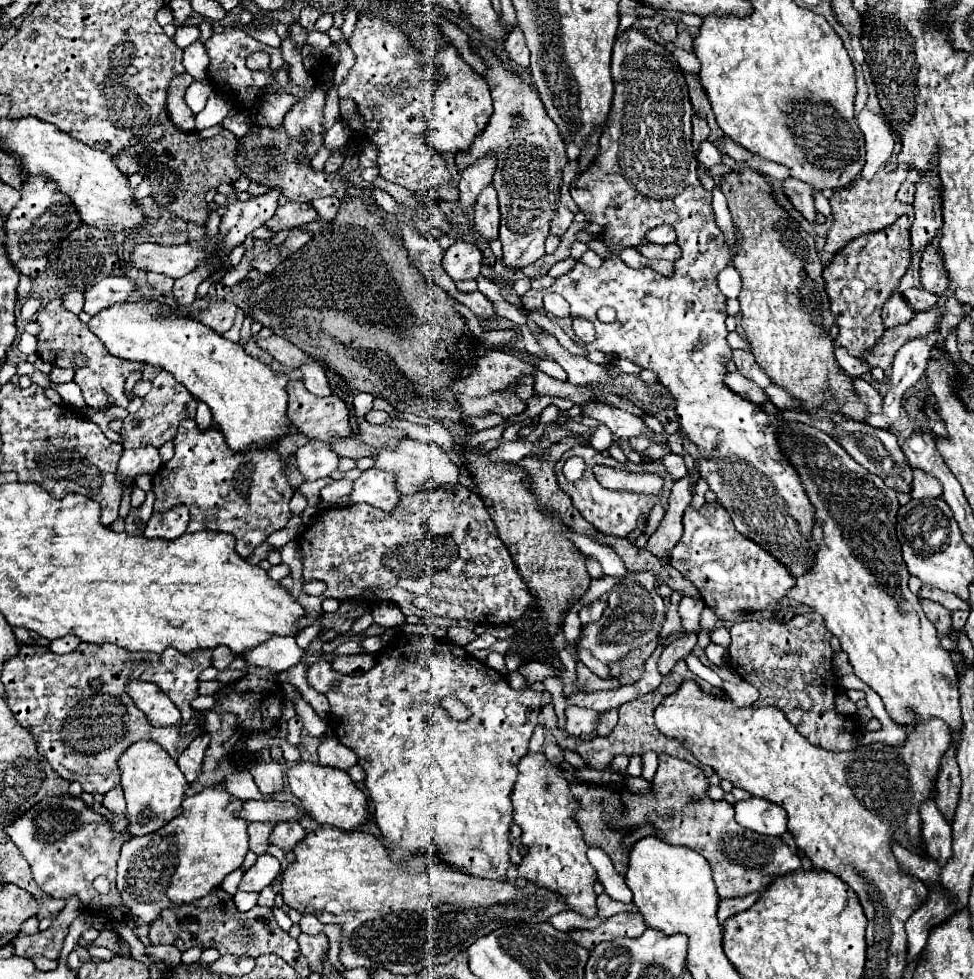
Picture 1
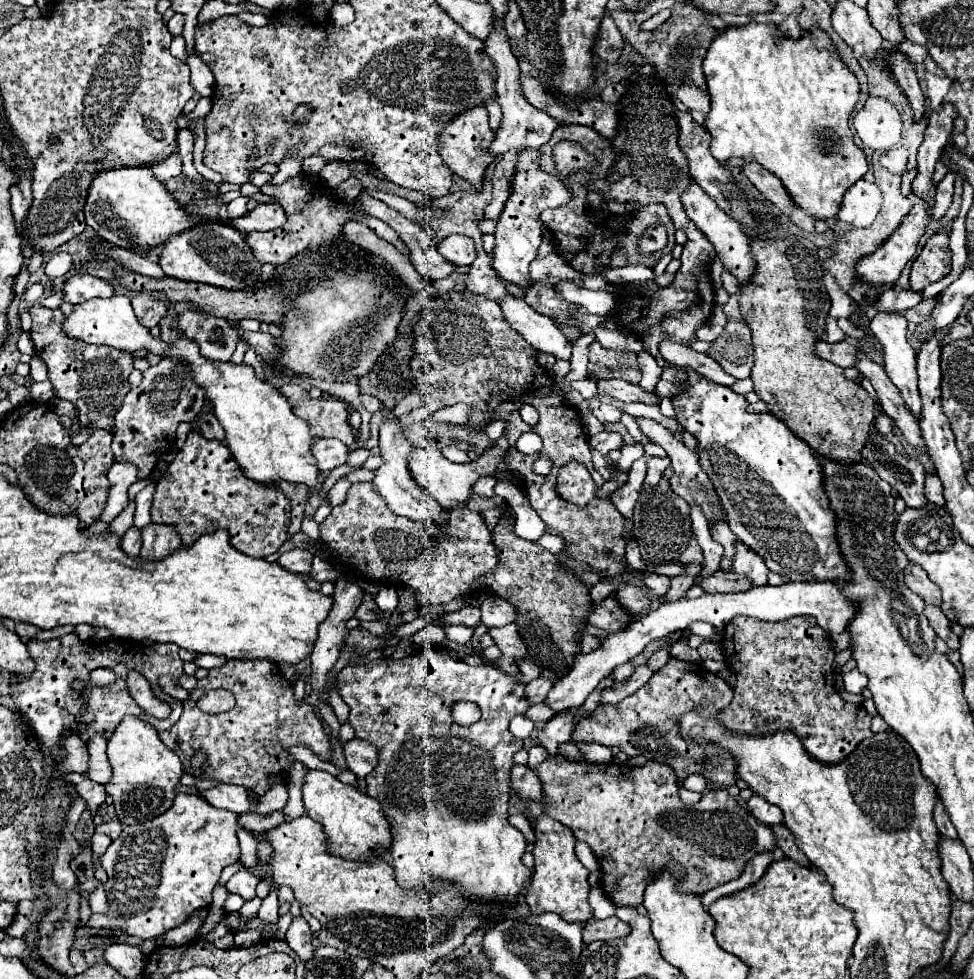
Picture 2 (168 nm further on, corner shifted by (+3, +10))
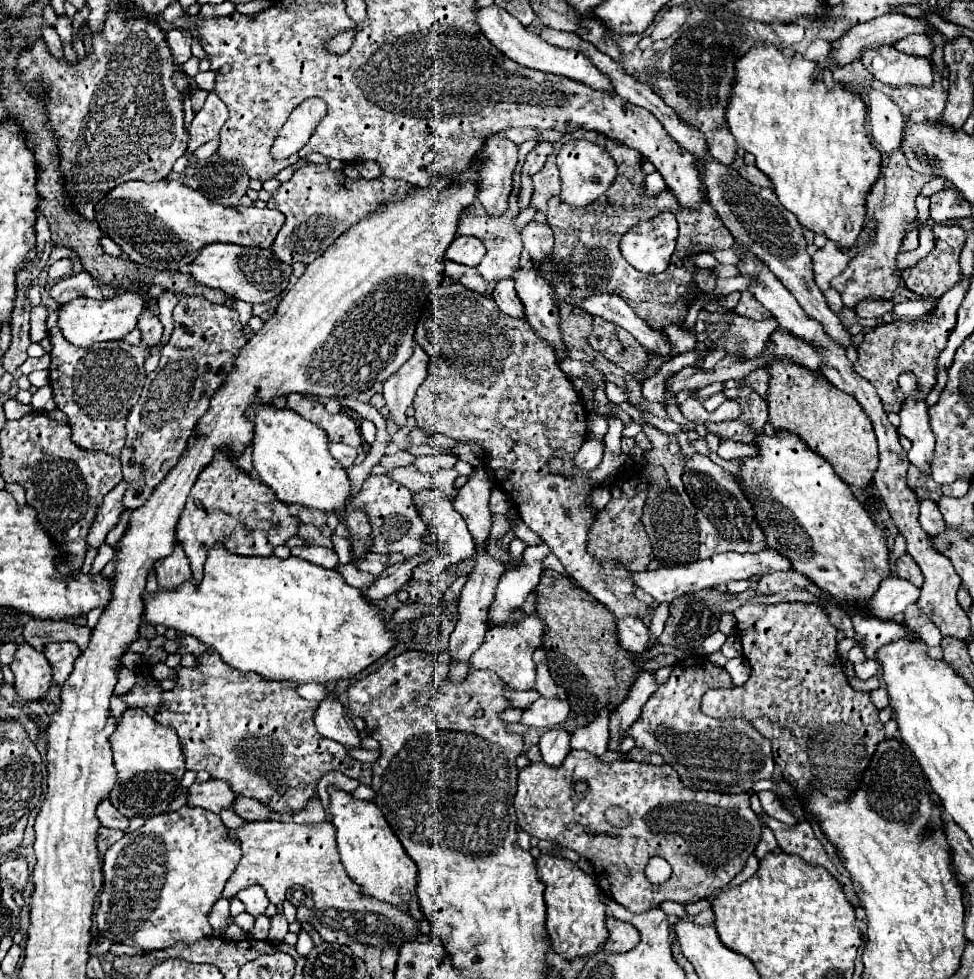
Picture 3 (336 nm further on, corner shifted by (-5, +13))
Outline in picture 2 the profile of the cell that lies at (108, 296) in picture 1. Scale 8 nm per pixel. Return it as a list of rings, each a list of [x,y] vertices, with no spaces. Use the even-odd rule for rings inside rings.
[[[74,275],[64,281],[64,301],[76,305],[80,301],[88,301],[94,297],[112,297],[114,289],[108,281],[92,277],[92,275]]]

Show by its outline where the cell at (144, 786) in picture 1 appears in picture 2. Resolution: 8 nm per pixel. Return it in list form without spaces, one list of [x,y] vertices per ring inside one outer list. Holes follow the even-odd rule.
[[[132,715],[124,717],[112,733],[112,739],[108,739],[106,755],[112,767],[112,777],[104,787],[106,793],[112,797],[112,805],[122,823],[144,823],[148,819],[162,815],[174,803],[174,789],[184,773],[182,763],[176,757],[176,753],[172,753],[160,741],[158,731],[150,723]]]

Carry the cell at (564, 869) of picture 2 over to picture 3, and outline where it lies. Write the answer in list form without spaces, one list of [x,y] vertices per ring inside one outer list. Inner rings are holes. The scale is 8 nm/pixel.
[[[542,854],[536,860],[538,866],[538,876],[540,880],[546,884],[544,890],[544,902],[546,902],[546,932],[552,940],[552,948],[556,954],[560,954],[566,960],[572,960],[574,956],[582,956],[582,954],[592,954],[596,952],[602,942],[608,938],[608,930],[606,930],[606,904],[598,900],[600,894],[600,886],[596,886],[596,878],[584,874],[576,862],[566,860],[562,856],[554,856],[554,854]]]

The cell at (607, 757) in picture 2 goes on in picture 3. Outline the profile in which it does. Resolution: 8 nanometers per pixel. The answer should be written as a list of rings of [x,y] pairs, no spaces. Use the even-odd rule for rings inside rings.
[[[608,704],[600,710],[600,714],[594,718],[592,724],[588,724],[584,728],[576,728],[572,732],[572,742],[570,742],[572,748],[592,752],[594,756],[602,756],[604,752],[608,752],[608,740],[610,740],[608,716],[612,710],[616,710],[616,708]]]

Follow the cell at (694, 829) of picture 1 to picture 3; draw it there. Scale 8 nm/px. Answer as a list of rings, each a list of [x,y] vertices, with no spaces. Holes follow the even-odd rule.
[[[572,750],[562,766],[558,768],[552,768],[548,766],[546,762],[538,762],[538,764],[530,764],[526,768],[520,770],[518,774],[518,792],[516,792],[516,800],[514,800],[514,806],[516,806],[516,816],[518,816],[518,824],[524,832],[528,832],[530,836],[536,836],[540,840],[550,840],[550,842],[558,842],[560,846],[564,848],[570,848],[570,850],[576,850],[578,854],[582,854],[584,858],[588,858],[592,864],[594,864],[594,872],[596,872],[596,880],[602,888],[602,892],[606,896],[610,896],[612,900],[616,900],[618,904],[622,904],[626,910],[634,912],[634,914],[640,914],[642,910],[648,910],[648,908],[654,908],[658,906],[660,902],[664,900],[672,900],[672,902],[680,902],[680,904],[690,904],[690,902],[698,902],[700,898],[706,898],[708,894],[712,894],[714,890],[718,888],[724,888],[746,864],[748,856],[754,854],[754,848],[756,844],[760,842],[762,838],[762,828],[764,824],[760,822],[760,818],[754,814],[754,810],[750,808],[750,796],[744,792],[744,794],[716,794],[716,792],[704,792],[704,790],[690,790],[686,788],[676,770],[668,764],[662,764],[662,766],[650,766],[650,764],[640,764],[640,762],[630,762],[630,760],[618,760],[618,762],[600,762],[594,754],[588,754],[588,752],[580,752],[580,750]],[[610,806],[620,806],[628,812],[630,816],[630,824],[624,826],[624,828],[614,828],[610,826],[606,820],[604,820],[604,812],[606,808]],[[652,856],[662,856],[670,866],[672,866],[672,876],[664,882],[664,884],[650,884],[644,876],[644,868],[648,864],[648,860]]]

